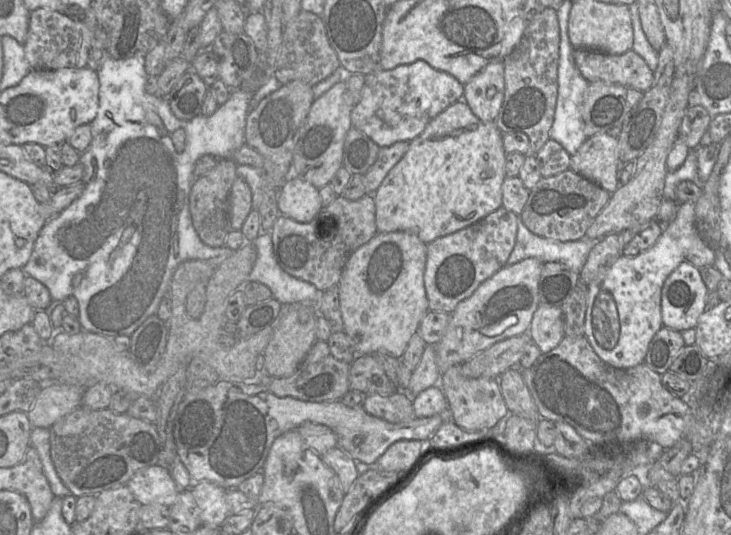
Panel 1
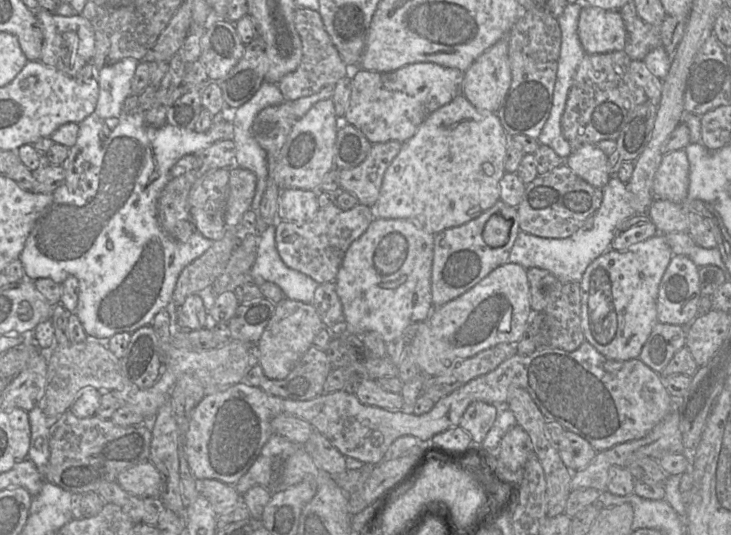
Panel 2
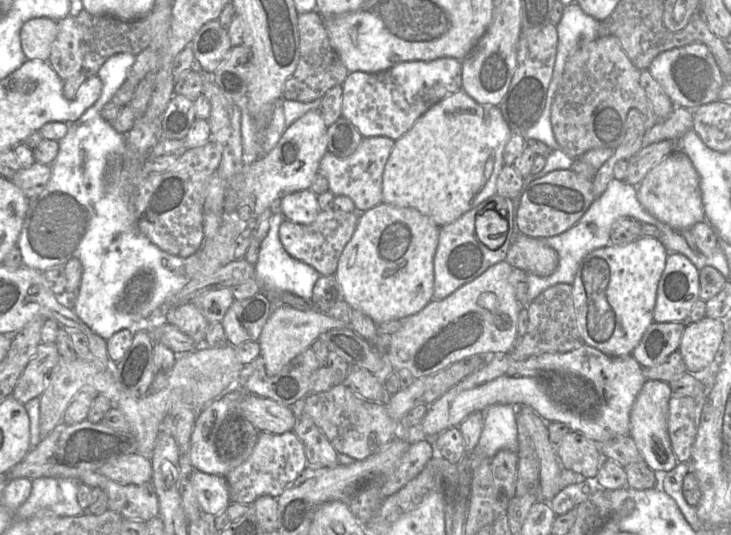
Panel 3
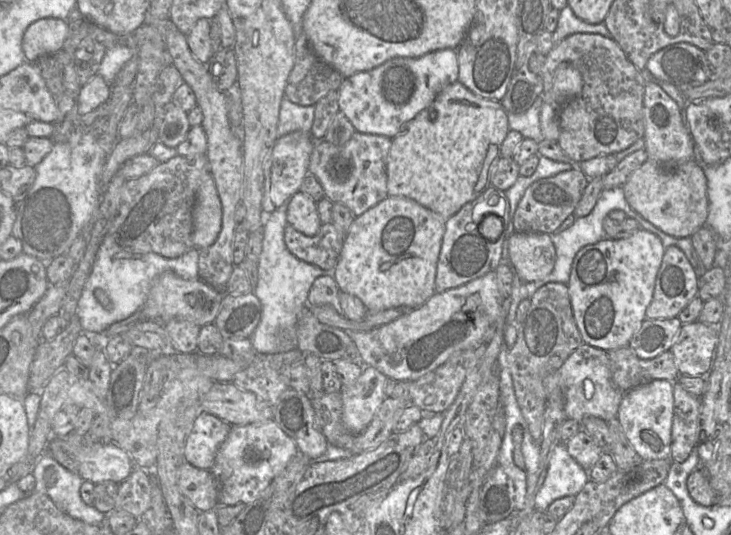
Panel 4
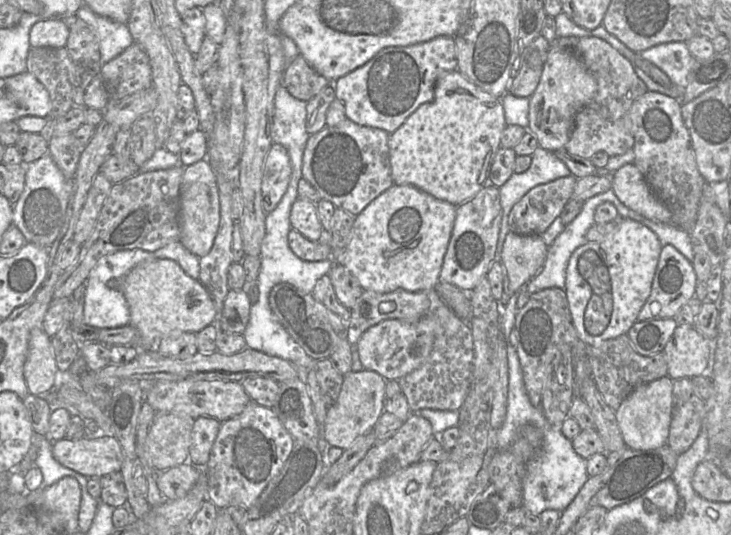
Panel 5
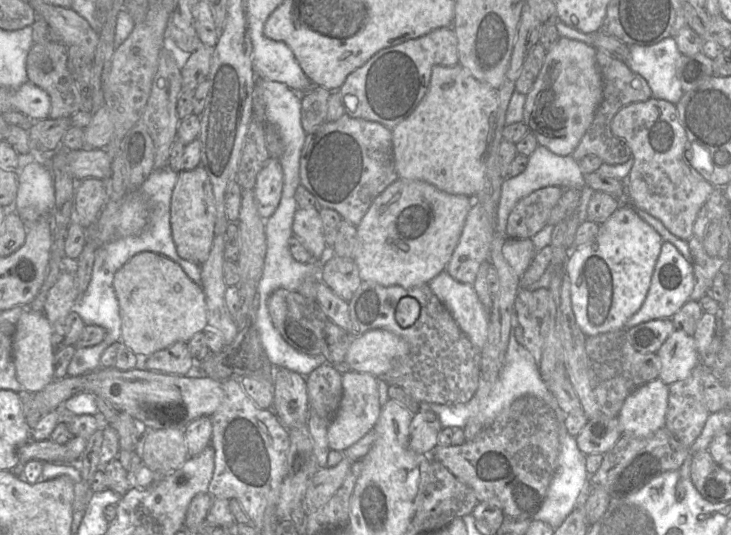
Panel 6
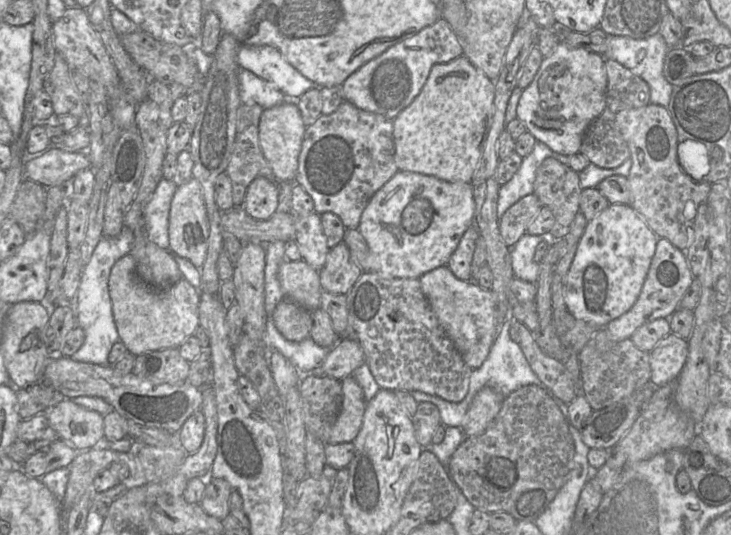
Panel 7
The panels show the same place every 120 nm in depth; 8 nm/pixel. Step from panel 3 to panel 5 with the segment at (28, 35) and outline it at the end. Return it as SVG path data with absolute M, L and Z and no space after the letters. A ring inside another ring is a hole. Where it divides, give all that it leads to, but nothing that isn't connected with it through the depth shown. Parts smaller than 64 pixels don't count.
M44 18L29 33L31 47L62 48L69 36L69 23L63 18Z

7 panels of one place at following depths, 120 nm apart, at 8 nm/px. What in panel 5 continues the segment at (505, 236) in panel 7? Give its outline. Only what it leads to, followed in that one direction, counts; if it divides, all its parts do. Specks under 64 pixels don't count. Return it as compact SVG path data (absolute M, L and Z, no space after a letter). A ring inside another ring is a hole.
M569 175L531 189L510 211L510 232L518 235L544 233L572 198L576 182L577 178Z

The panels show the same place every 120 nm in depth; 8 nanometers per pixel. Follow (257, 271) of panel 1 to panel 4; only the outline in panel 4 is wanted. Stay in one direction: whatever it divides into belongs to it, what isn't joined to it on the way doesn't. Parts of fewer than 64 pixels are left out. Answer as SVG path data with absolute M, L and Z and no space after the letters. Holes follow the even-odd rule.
M287 202L270 215L266 215L263 226L262 252L258 260L258 282L253 294L262 306L261 319L251 335L250 342L257 354L279 352L278 333L284 329L296 329L298 318L307 306L310 288L314 281L326 274L317 266L305 263L293 256L284 242L287 220Z

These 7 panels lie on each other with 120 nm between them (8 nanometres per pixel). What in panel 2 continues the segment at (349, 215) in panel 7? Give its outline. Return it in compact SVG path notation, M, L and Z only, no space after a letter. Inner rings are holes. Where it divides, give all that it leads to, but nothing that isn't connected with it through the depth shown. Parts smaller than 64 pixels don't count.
M395 140L372 144L368 155L362 163L351 169L339 170L340 190L354 195L359 204L373 208L379 198L384 174L400 152L402 144Z

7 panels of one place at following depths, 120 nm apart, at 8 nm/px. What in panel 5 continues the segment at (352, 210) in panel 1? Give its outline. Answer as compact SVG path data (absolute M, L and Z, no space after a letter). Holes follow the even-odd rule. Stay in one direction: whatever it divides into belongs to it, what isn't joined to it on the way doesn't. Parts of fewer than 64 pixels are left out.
M322 228L320 239L312 242L291 229L288 234L288 245L291 251L303 261L324 261L331 258L331 236L331 232Z

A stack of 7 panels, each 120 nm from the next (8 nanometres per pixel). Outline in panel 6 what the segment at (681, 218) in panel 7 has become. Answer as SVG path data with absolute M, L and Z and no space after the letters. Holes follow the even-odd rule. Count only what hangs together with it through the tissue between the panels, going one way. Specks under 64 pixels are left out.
M651 97L622 107L611 121L614 136L624 140L631 150L634 163L625 180L626 197L635 209L640 209L662 222L676 237L688 241L701 206L714 186L698 174L687 162L685 151L688 142L686 131L679 121L676 104Z

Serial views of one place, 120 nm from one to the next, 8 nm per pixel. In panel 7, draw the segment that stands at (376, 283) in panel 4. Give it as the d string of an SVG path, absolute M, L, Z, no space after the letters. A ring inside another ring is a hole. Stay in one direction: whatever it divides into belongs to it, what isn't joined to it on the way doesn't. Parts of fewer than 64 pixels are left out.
M398 171L369 200L360 219L358 231L368 248L368 272L384 278L419 279L422 275L447 265L466 230L474 225L475 202L471 183L450 183L433 176Z

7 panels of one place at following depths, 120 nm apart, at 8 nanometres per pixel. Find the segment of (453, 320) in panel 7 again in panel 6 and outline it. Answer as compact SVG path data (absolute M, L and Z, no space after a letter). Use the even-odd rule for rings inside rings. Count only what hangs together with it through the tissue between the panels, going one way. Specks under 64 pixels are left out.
M446 271L438 274L428 285L472 345L481 352L488 338L490 312L485 309L472 285L456 281Z

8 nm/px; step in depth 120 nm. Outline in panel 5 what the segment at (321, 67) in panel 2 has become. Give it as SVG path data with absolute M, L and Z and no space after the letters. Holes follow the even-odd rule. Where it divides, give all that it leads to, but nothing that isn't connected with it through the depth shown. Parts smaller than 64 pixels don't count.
M300 54L286 67L282 79L282 85L288 92L305 102L330 84L333 83L319 74Z

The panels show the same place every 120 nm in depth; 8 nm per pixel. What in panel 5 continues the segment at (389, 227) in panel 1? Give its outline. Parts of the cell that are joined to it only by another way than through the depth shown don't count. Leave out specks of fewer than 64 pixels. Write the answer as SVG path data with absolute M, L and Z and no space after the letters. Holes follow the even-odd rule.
M458 69L442 73L432 101L420 105L389 136L394 185L413 186L455 206L471 200L489 185L489 169L506 126L501 98L469 81Z

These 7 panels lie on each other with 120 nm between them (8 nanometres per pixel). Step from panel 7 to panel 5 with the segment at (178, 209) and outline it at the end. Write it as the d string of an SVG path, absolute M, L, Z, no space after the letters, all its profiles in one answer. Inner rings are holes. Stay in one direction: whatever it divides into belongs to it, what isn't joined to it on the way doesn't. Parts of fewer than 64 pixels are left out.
M206 159L184 168L180 185L179 227L181 244L201 258L211 250L220 223L220 201L215 173Z

